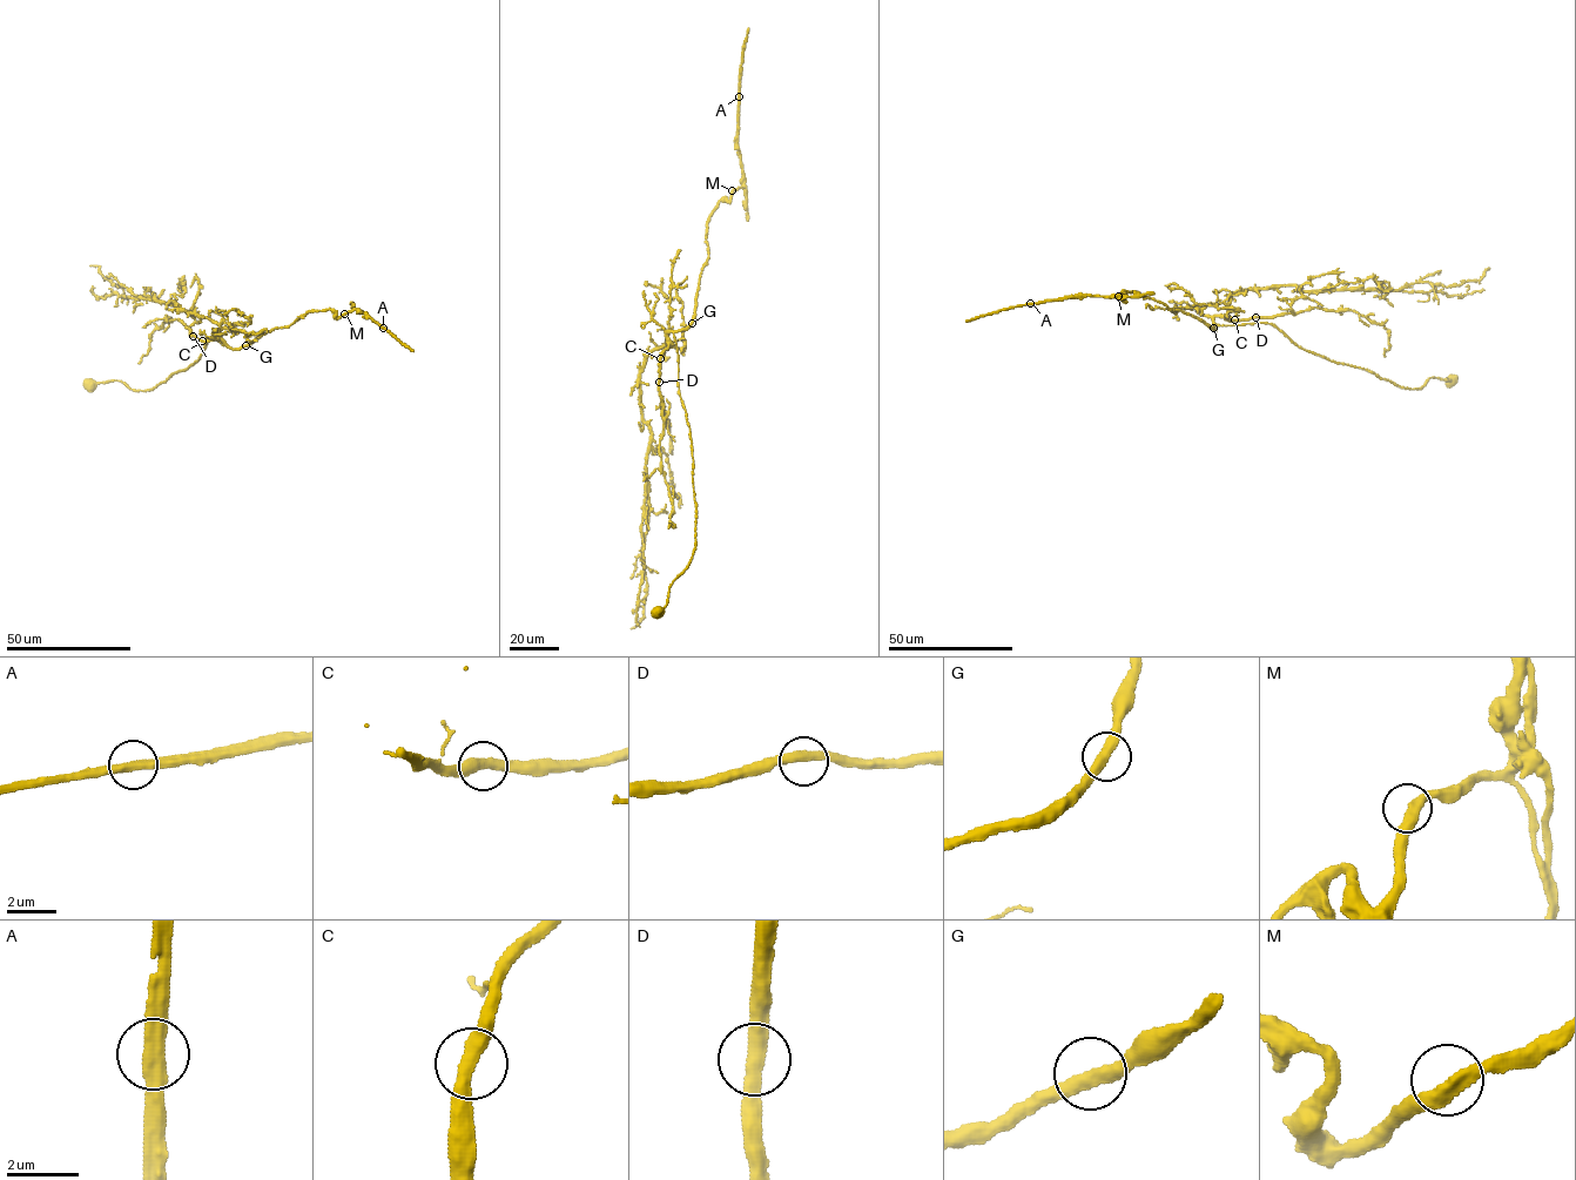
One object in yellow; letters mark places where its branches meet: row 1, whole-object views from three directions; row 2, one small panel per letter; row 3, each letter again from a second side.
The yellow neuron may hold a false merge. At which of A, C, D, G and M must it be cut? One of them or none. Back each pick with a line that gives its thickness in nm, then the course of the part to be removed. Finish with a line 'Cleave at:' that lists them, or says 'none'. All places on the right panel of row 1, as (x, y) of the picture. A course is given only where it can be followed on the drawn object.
A: 400 nm | (1030, 303), (1082, 295), (1122, 298), (1154, 295)
Cleave at: A

